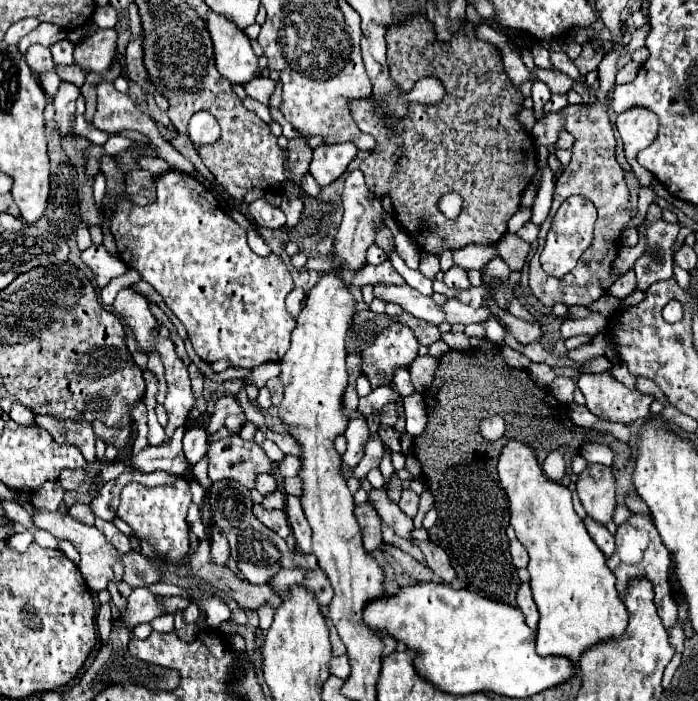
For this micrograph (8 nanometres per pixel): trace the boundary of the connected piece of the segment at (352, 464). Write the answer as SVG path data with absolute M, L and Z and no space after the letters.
M352 418L348 422L348 428L344 432L344 436L348 438L348 450L342 456L344 464L348 468L356 468L358 462L364 456L364 444L368 442L368 424L364 418Z

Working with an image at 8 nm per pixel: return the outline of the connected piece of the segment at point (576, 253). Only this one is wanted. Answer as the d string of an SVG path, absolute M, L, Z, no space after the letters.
M581 195L571 196L564 201L558 209L554 220L552 220L552 228L546 236L546 246L540 254L540 262L542 268L550 274L550 276L564 276L568 274L576 262L580 260L580 256L584 254L584 250L590 246L592 240L592 230L594 230L594 222L596 222L596 208L594 204Z

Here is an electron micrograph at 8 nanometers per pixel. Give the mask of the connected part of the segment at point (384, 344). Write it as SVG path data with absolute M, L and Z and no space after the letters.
M392 324L382 330L372 346L360 352L364 376L372 388L388 386L398 368L410 368L418 356L418 340L408 326Z

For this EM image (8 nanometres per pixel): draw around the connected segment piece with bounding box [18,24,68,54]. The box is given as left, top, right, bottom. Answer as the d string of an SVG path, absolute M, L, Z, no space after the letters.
M40 24L36 30L32 30L29 34L26 34L20 42L18 42L18 48L20 52L24 54L28 50L30 44L44 44L52 45L60 40L66 38L66 30L64 28L56 28L54 24Z

